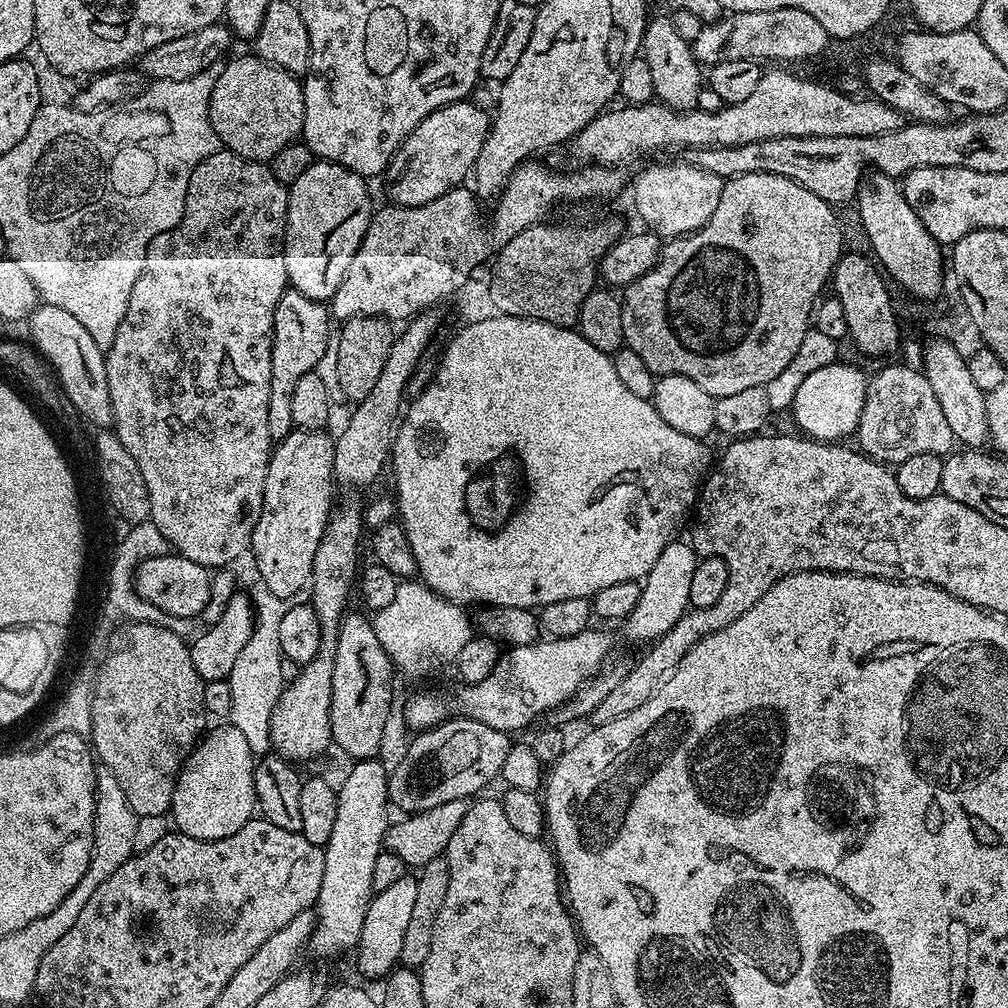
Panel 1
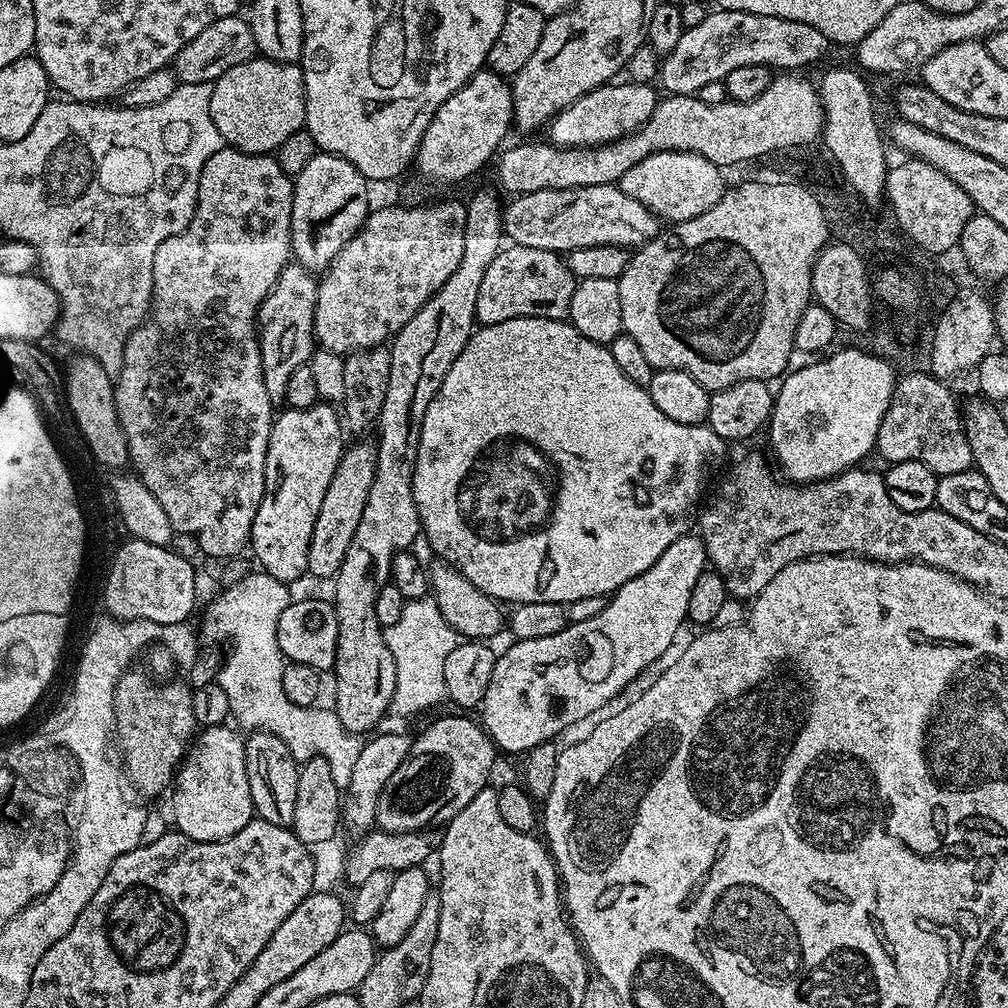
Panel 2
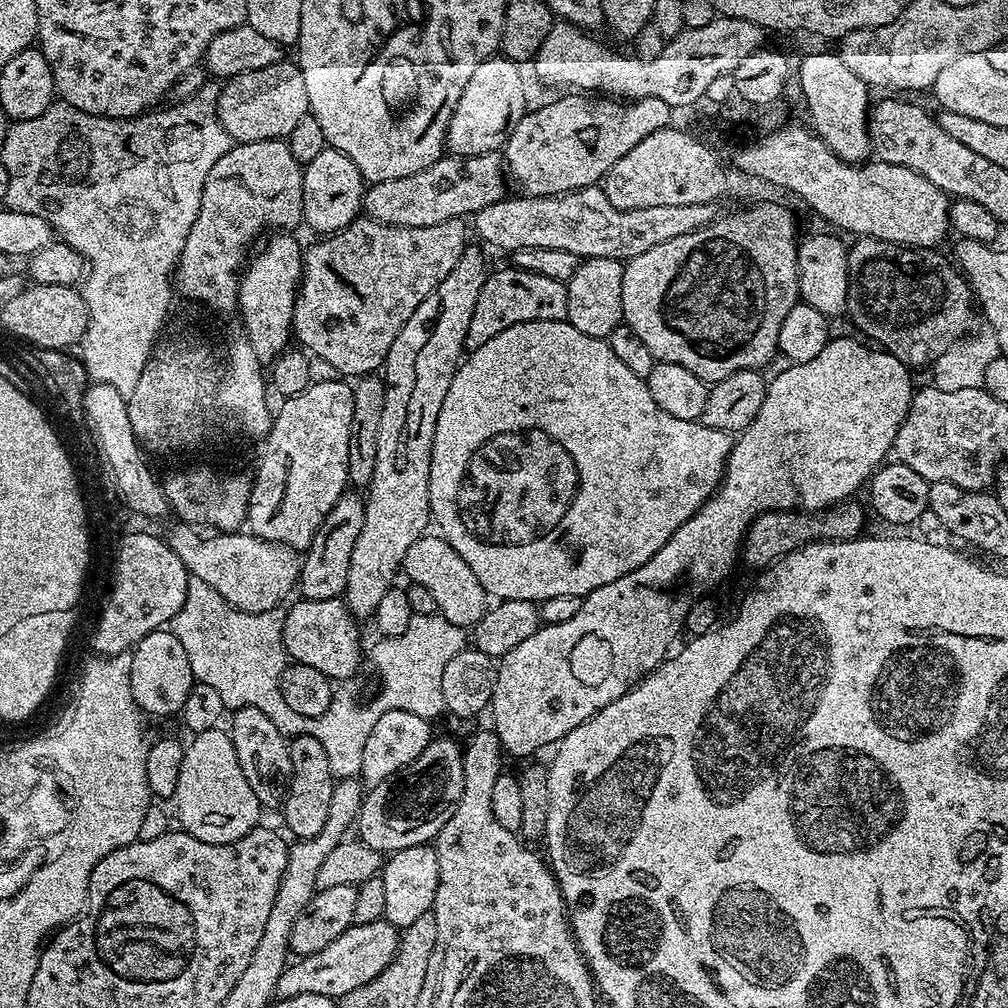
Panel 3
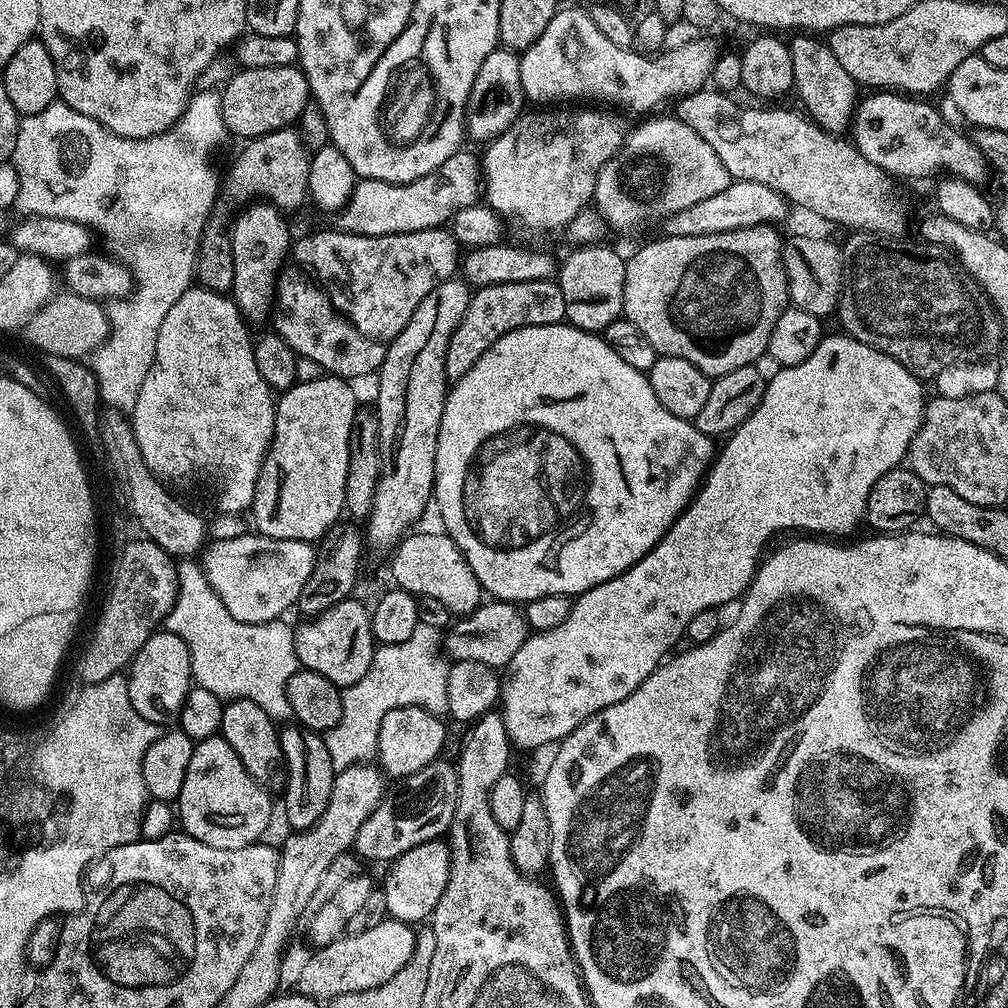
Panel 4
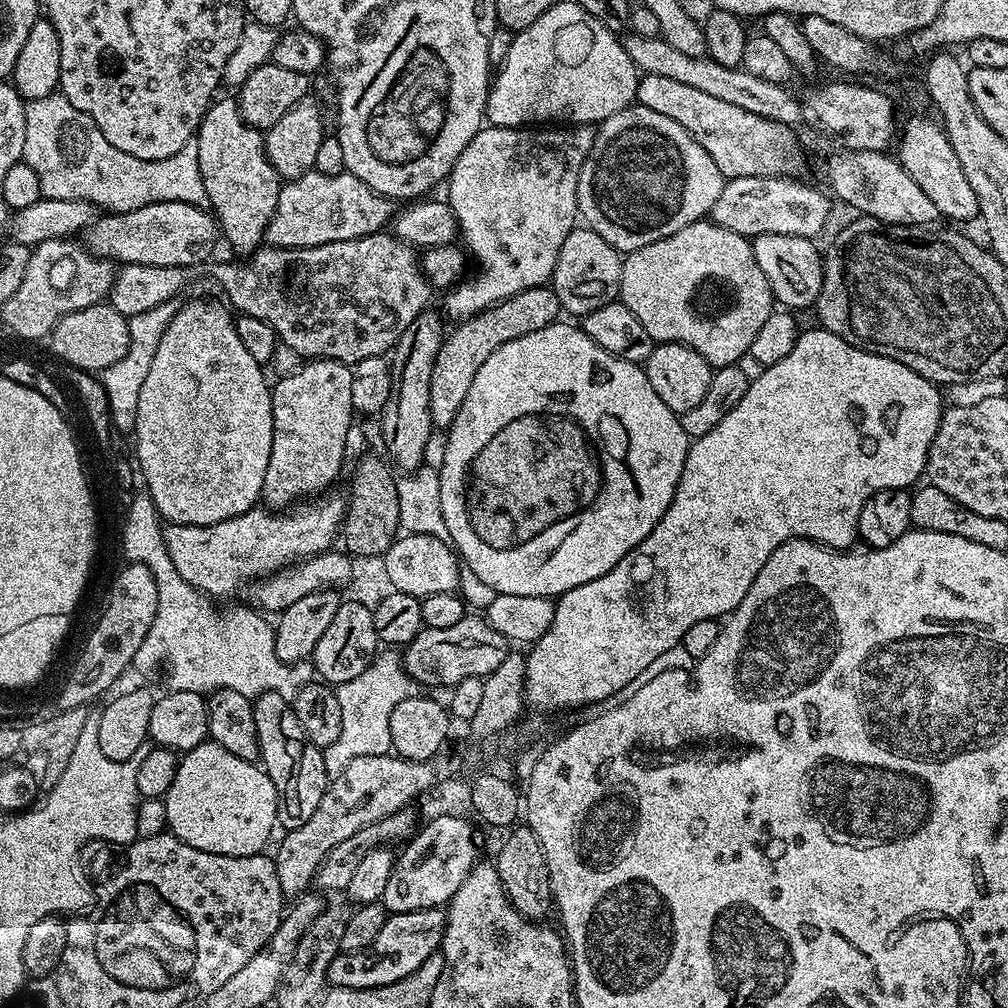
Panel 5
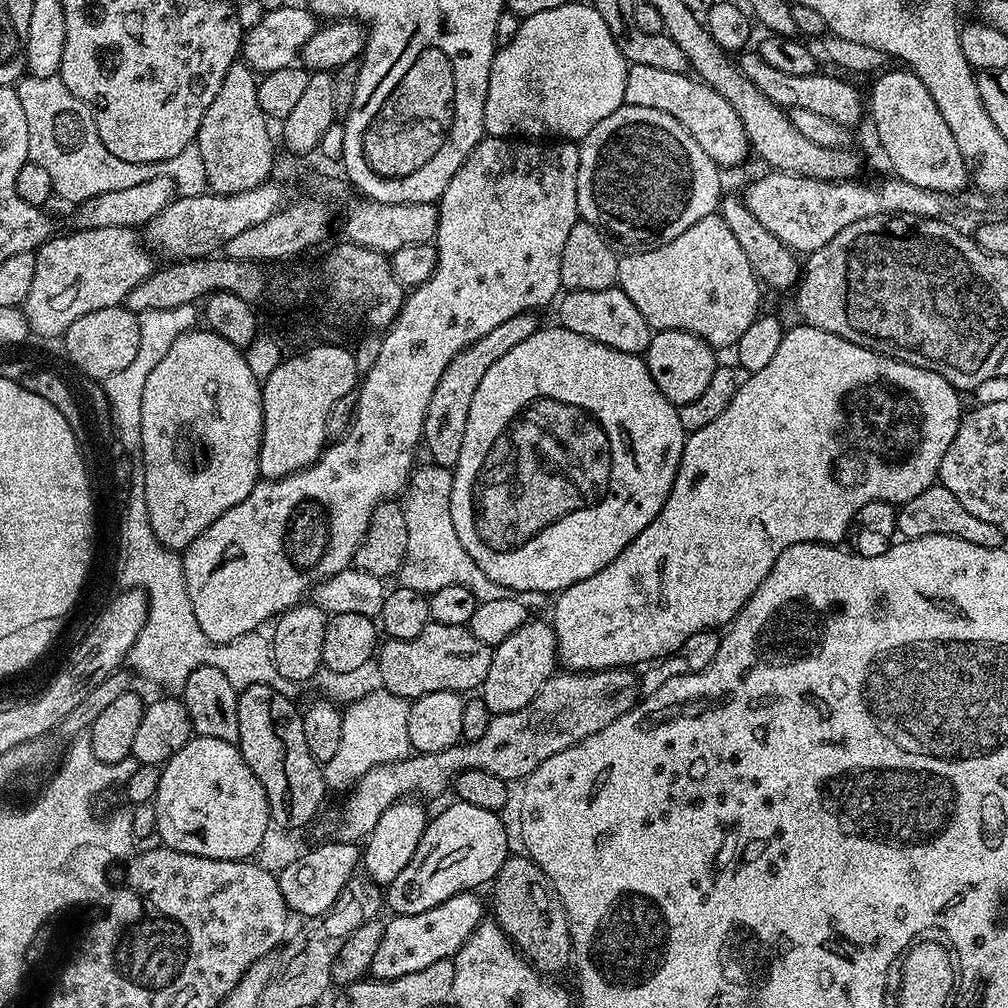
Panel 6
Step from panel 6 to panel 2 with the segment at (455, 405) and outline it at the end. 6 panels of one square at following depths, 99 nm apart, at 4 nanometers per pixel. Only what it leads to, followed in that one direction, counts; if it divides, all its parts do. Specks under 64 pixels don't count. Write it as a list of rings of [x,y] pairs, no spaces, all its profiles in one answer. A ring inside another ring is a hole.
[[[521,244],[501,247],[494,262],[486,266],[486,275],[478,290],[477,325],[497,324],[523,316],[568,320],[570,298],[574,298],[576,286],[572,271],[557,253]]]

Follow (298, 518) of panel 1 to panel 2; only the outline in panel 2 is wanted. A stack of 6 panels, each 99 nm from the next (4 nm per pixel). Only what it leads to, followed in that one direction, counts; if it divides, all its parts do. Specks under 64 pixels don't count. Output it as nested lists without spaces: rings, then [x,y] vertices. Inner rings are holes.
[[[317,402],[308,408],[288,406],[285,409],[281,416],[279,413],[273,419],[270,430],[270,442],[266,450],[264,497],[258,506],[258,514],[254,514],[250,552],[256,555],[256,560],[260,563],[257,565],[263,571],[292,586],[300,575],[308,572],[310,534],[314,534],[314,522],[318,518],[322,498],[326,498],[330,478],[334,478],[334,470],[338,470],[338,462],[344,457],[346,429],[342,423],[341,413],[327,402]]]

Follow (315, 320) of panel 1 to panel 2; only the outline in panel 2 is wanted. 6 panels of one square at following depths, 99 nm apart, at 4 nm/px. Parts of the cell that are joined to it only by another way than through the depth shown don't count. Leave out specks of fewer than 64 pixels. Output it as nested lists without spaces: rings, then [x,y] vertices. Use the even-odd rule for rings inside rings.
[[[289,262],[282,274],[278,274],[278,282],[274,282],[270,294],[266,294],[262,302],[260,313],[256,315],[262,354],[262,382],[266,382],[266,394],[270,394],[273,402],[284,400],[286,382],[290,382],[294,370],[309,363],[312,353],[317,351],[314,330],[317,283],[317,277],[309,268]]]

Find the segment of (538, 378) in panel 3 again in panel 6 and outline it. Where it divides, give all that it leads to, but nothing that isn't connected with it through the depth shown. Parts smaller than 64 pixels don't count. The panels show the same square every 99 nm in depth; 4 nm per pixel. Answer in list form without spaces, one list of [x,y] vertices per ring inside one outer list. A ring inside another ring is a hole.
[[[542,326],[530,334],[526,342],[518,342],[514,350],[506,350],[506,354],[502,354],[502,358],[486,370],[482,382],[478,382],[478,390],[474,390],[462,450],[458,450],[458,462],[451,469],[450,518],[454,518],[458,542],[462,542],[462,546],[466,546],[466,554],[478,562],[482,574],[486,574],[490,582],[498,582],[498,586],[508,589],[509,593],[559,594],[574,586],[574,582],[582,582],[582,578],[590,578],[590,574],[598,574],[598,570],[614,562],[614,558],[618,558],[618,554],[622,554],[622,550],[626,550],[626,546],[630,546],[630,542],[634,542],[634,538],[638,538],[638,534],[654,522],[674,486],[685,439],[677,405],[671,404],[662,390],[654,386],[647,363],[637,353],[619,352],[559,326]]]

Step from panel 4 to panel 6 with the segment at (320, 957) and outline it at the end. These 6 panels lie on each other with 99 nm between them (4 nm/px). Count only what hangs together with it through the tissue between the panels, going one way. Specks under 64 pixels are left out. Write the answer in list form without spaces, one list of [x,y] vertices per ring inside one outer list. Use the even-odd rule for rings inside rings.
[[[475,891],[459,892],[454,898],[446,898],[422,914],[391,917],[384,926],[382,943],[374,953],[370,969],[371,975],[378,980],[393,980],[414,970],[423,970],[434,962],[452,960],[456,951],[470,938],[470,934],[482,923],[486,916],[486,904],[479,900]]]

